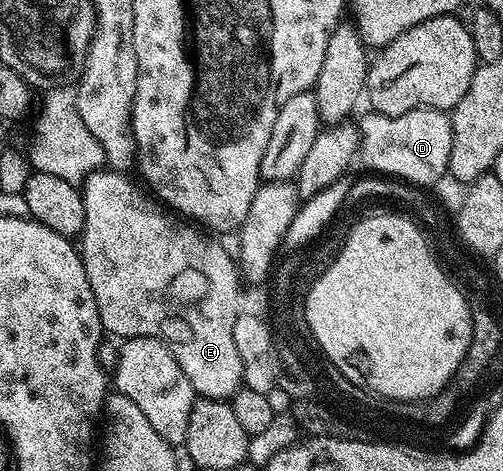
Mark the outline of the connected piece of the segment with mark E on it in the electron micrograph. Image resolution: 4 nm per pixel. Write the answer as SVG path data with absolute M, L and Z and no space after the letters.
M101 168L96 173L89 174L82 183L84 207L86 208L86 220L84 221L82 235L82 241L84 241L82 257L86 268L86 280L90 280L90 292L94 292L94 304L98 304L101 327L107 333L109 330L110 333L117 334L117 339L120 340L159 338L161 342L165 342L170 348L174 360L178 360L182 372L186 372L186 380L190 380L190 384L195 388L199 397L219 398L221 400L231 399L232 395L241 389L244 380L242 376L242 360L238 356L238 348L234 348L234 320L242 306L242 291L240 292L242 279L238 273L237 263L222 250L219 241L215 237L201 232L195 225L189 224L187 221L177 220L167 209L161 208L143 189L141 190L128 179L128 176L111 168Z

